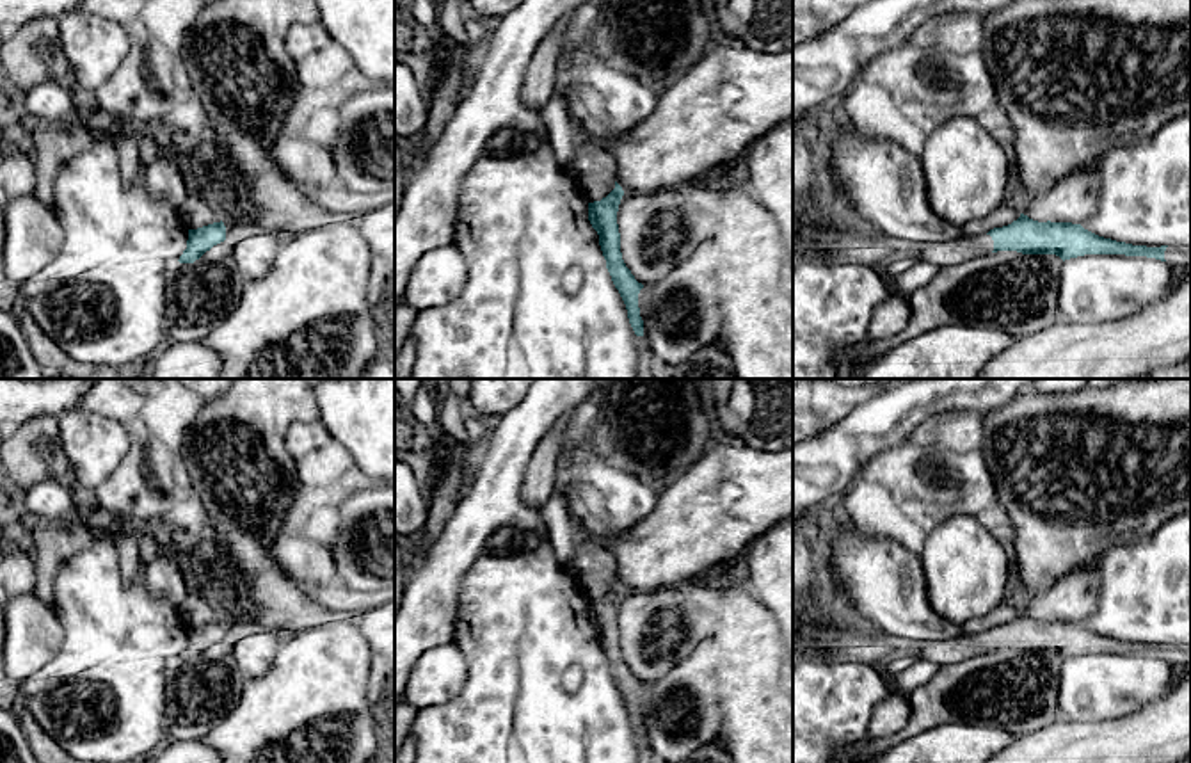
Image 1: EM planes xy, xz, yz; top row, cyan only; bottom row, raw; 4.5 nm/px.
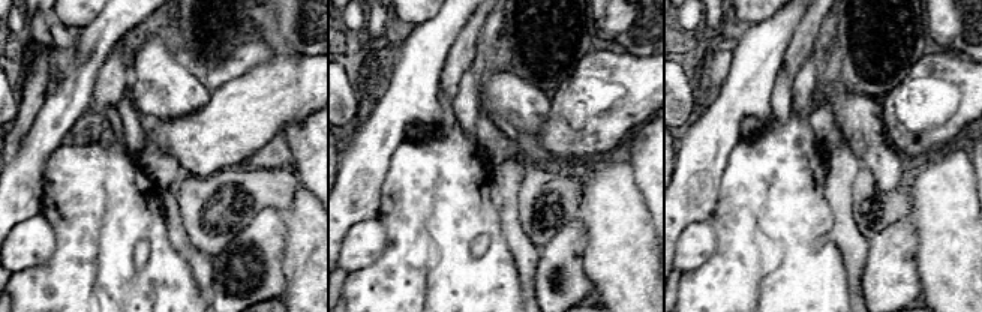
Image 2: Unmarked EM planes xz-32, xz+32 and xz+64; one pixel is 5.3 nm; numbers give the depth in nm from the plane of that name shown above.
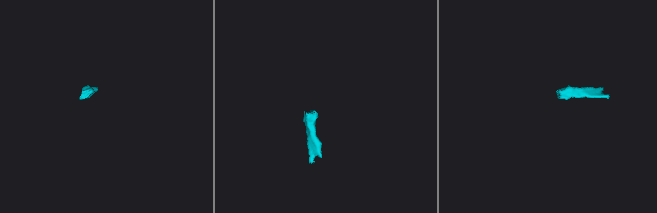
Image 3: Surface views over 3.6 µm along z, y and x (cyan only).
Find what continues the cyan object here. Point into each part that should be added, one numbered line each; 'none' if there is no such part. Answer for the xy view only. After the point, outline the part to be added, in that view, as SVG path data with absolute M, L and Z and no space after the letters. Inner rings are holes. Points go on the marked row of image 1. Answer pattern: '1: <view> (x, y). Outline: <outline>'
none

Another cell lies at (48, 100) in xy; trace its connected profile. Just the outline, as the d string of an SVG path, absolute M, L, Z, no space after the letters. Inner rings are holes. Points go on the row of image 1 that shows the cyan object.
M59 80L43 82L27 91L27 114L41 119L60 119L75 107Z

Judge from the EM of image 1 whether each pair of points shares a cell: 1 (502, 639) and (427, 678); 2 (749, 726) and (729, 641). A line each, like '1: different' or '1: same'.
1: different
2: same

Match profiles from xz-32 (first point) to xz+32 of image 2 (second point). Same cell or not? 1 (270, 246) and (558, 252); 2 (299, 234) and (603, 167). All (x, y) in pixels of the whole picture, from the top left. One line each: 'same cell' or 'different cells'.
1: same cell
2: same cell

